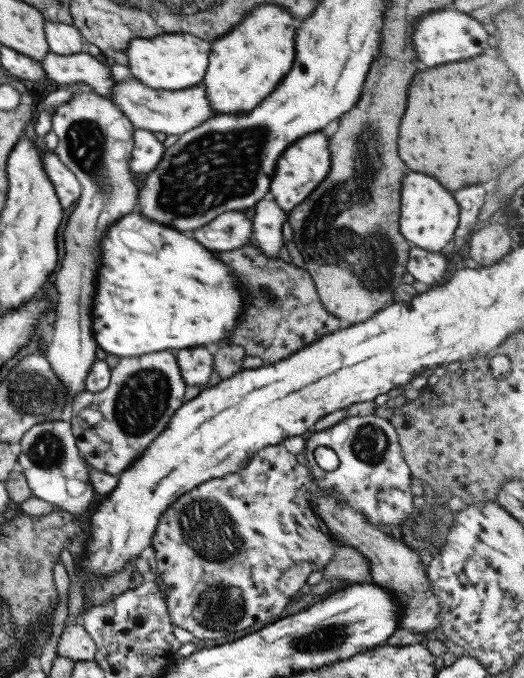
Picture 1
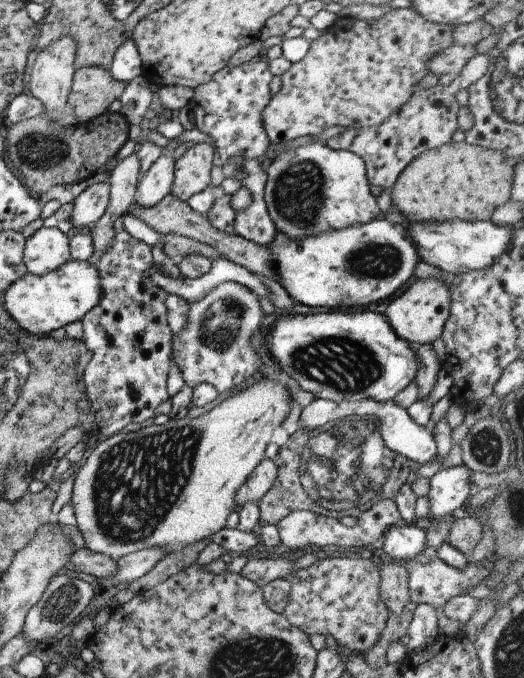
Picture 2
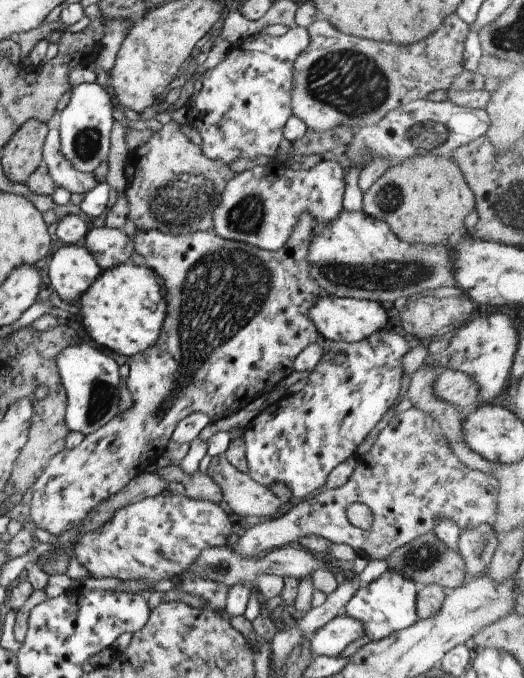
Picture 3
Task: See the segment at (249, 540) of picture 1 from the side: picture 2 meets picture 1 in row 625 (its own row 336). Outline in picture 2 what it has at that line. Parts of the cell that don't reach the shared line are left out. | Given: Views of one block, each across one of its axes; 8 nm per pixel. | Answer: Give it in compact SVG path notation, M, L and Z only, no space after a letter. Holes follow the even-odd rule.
M225 281L199 301L189 304L186 328L173 336L171 360L176 363L182 379L193 389L209 383L220 394L240 386L256 376L260 369L260 342L270 336L264 330L266 315L256 297L245 285Z

